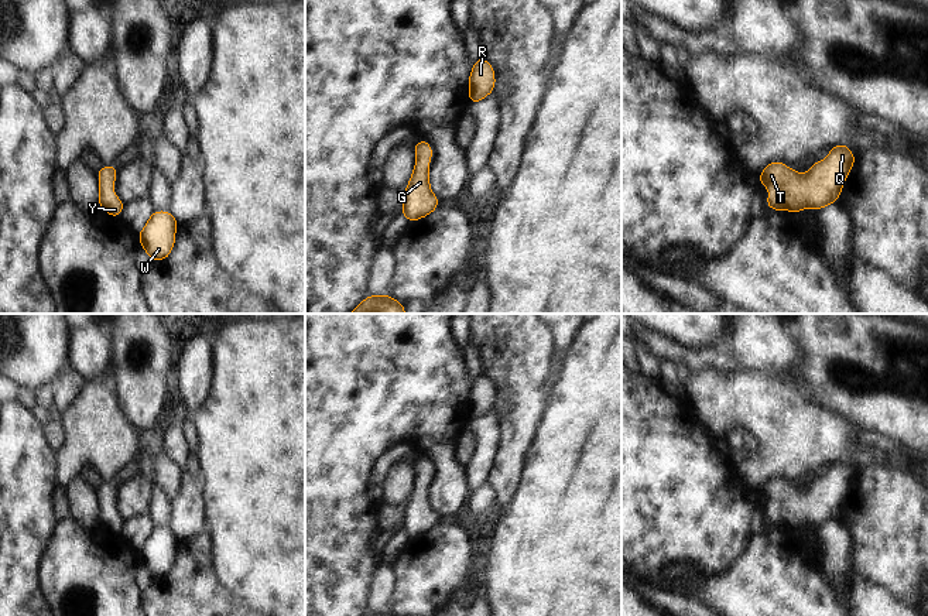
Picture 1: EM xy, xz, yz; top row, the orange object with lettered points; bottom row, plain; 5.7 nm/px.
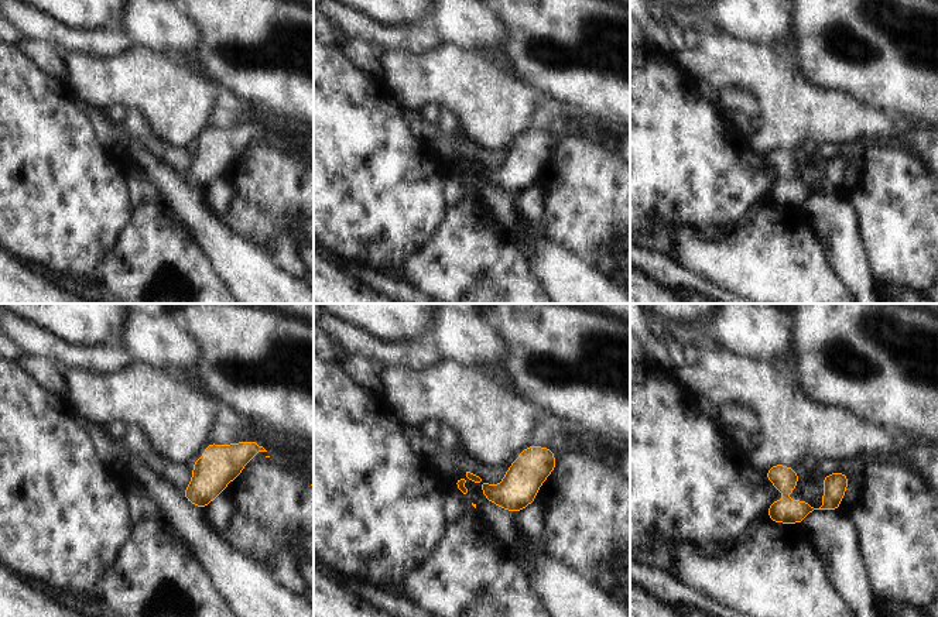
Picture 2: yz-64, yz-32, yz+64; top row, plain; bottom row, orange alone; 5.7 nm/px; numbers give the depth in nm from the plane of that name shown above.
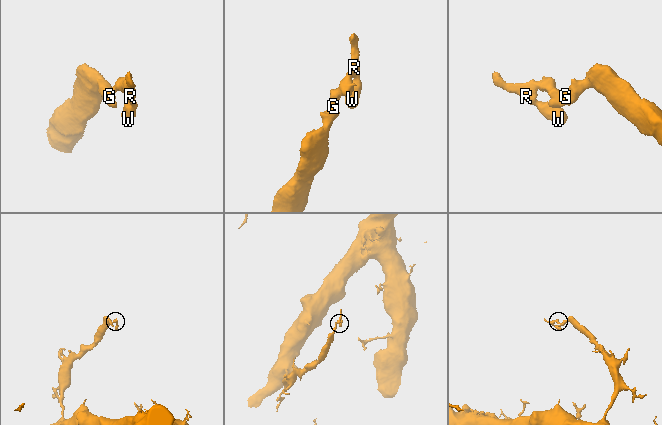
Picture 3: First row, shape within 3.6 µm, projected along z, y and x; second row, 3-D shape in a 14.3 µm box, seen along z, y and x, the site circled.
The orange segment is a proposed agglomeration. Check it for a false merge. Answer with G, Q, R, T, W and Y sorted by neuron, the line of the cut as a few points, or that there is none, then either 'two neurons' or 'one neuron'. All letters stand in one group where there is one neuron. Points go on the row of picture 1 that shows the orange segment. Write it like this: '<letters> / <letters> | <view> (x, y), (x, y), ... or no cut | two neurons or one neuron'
G Q R T W Y | no cut | one neuron

